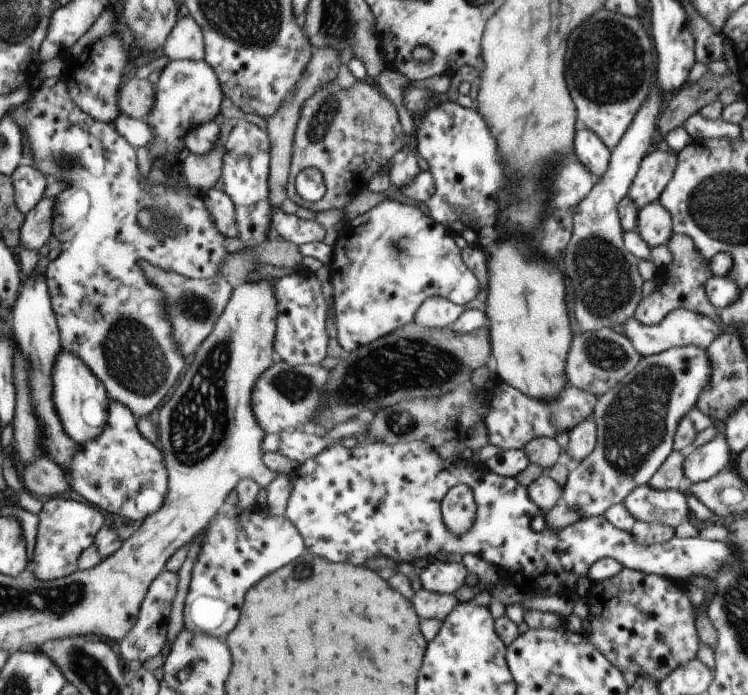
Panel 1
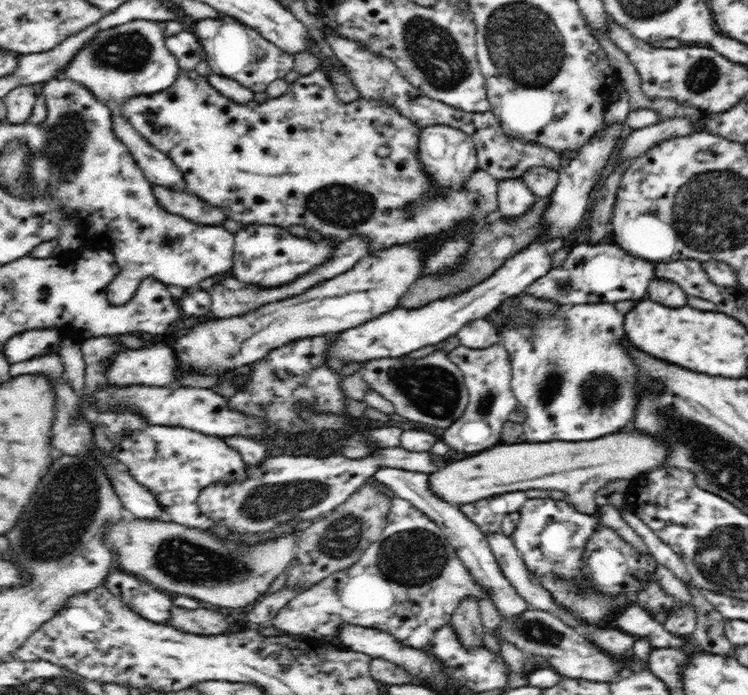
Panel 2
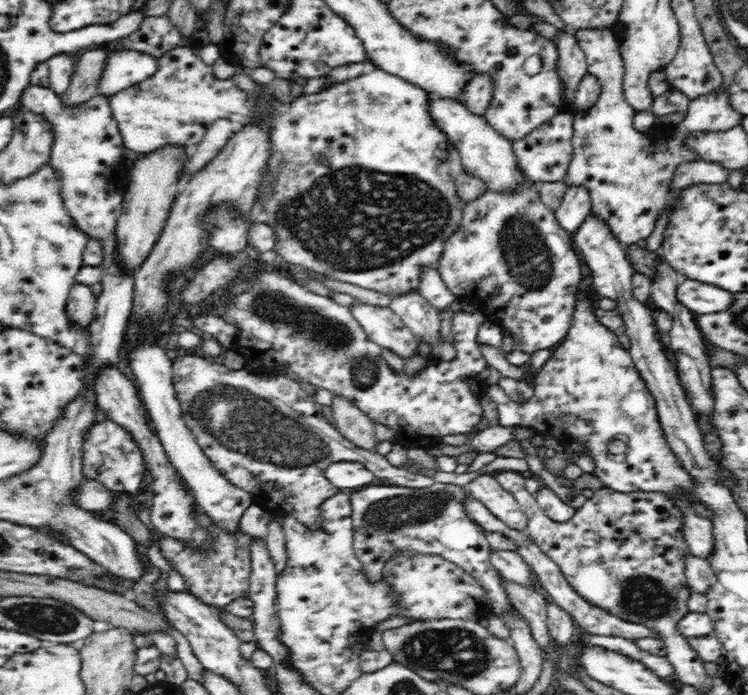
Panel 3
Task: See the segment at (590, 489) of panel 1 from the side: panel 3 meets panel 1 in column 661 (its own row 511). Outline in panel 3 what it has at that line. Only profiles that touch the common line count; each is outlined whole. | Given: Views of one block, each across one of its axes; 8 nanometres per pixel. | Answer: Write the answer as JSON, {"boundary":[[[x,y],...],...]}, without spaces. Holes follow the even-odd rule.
{"boundary":[[[381,483],[349,491],[353,549],[367,582],[380,582],[384,564],[390,560],[394,551],[416,551],[419,554],[446,558],[476,577],[490,597],[494,615],[499,616],[508,607],[513,607],[499,581],[500,573],[490,563],[490,546],[486,532],[463,511],[462,500],[468,493],[466,488],[437,483],[420,491]]]}

